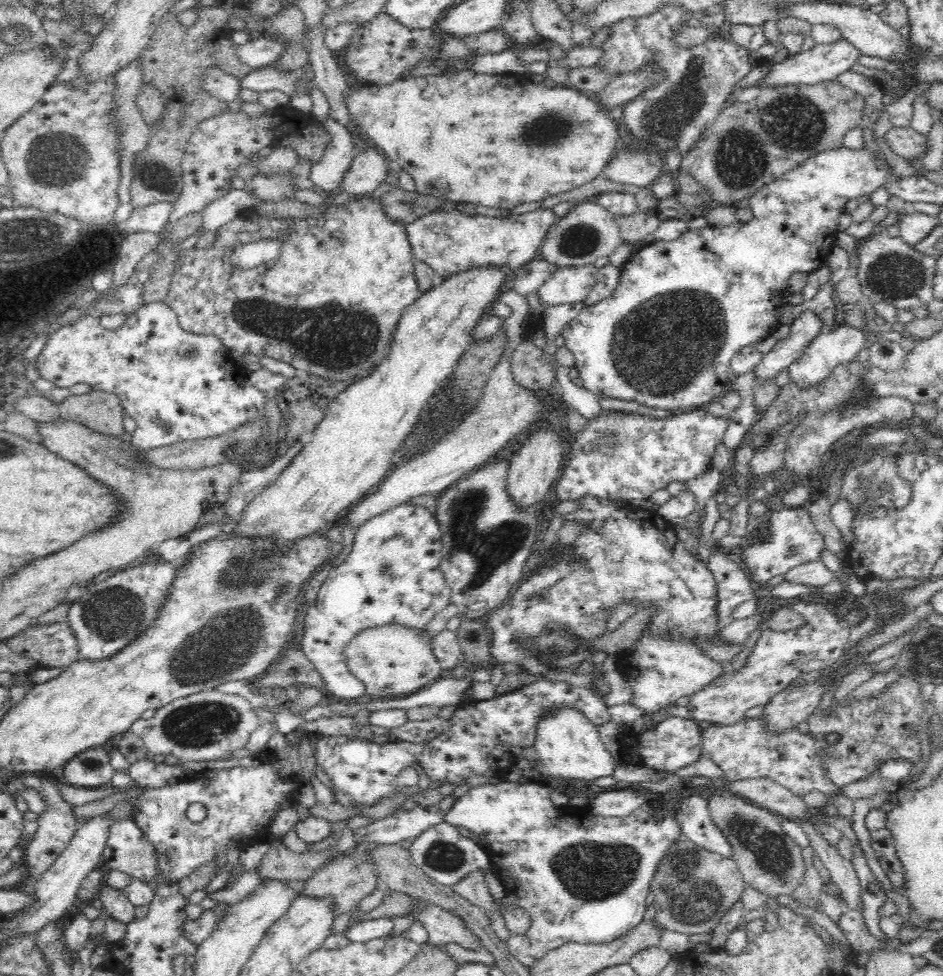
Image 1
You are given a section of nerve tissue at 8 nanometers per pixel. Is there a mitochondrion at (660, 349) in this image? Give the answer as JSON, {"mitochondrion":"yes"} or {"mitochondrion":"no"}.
{"mitochondrion":"yes"}

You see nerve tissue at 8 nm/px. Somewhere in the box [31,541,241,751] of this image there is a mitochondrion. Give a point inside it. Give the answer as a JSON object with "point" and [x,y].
{"point":[112,611]}

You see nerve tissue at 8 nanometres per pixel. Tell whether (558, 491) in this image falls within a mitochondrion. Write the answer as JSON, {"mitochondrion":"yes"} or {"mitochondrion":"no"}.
{"mitochondrion":"no"}

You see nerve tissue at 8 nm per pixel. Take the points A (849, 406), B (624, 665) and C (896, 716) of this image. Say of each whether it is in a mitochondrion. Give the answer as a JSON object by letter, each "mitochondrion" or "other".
{"A":"mitochondrion","B":"other","C":"other"}

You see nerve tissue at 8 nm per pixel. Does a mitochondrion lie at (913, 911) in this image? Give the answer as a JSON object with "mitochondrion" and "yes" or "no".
{"mitochondrion":"no"}

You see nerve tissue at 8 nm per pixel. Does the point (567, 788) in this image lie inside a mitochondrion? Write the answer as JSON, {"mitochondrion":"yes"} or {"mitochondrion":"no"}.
{"mitochondrion":"no"}

